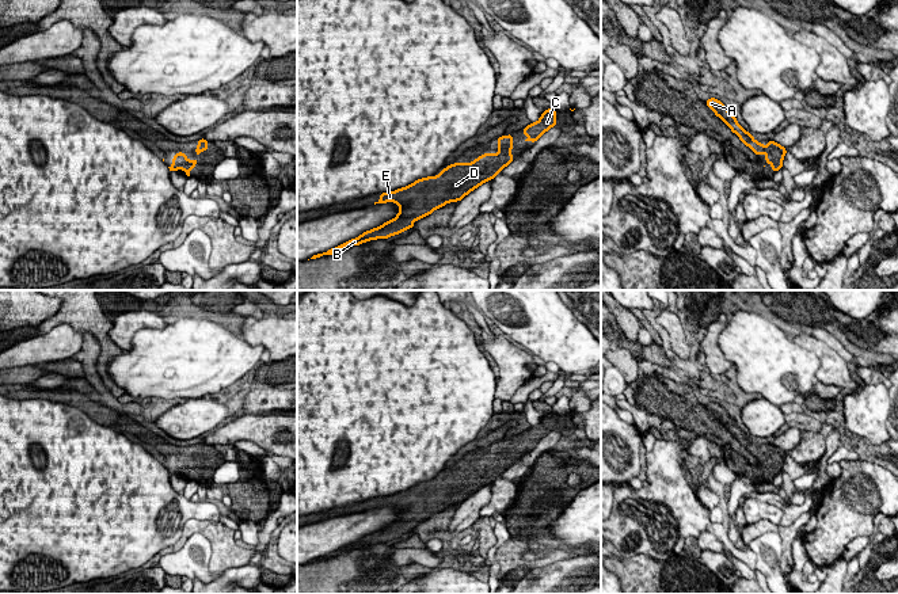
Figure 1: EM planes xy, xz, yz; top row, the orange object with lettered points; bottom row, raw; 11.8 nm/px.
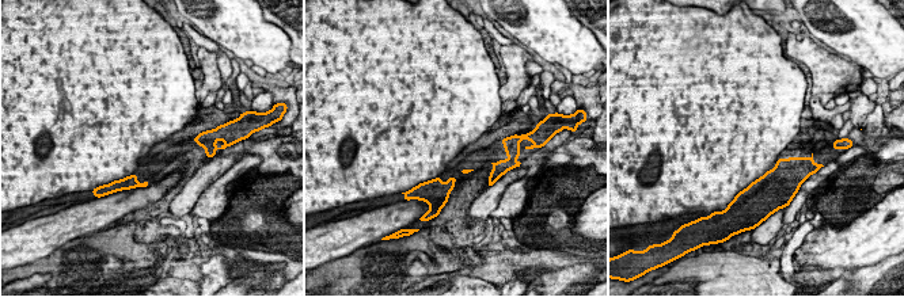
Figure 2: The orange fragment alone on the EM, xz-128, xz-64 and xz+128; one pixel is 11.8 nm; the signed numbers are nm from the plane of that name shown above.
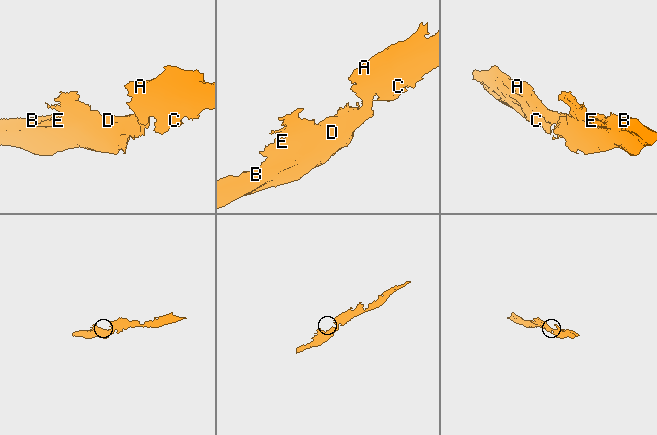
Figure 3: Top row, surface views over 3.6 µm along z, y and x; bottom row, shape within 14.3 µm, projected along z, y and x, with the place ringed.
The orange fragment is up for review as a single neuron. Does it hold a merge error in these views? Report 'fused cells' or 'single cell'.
single cell

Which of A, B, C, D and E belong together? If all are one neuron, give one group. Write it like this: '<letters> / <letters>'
A B C D E

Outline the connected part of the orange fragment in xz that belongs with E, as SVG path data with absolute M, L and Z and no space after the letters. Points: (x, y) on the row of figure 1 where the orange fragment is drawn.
M511 133L498 137L498 149L498 153L483 153L472 163L453 163L441 170L438 176L431 175L418 179L392 193L380 193L380 199L374 205L395 202L400 207L393 220L323 254L313 255L311 259L338 254L345 248L370 240L400 235L403 231L411 229L415 225L415 220L419 221L449 202L460 202L484 182L494 179L514 160L514 156L510 153L513 151Z

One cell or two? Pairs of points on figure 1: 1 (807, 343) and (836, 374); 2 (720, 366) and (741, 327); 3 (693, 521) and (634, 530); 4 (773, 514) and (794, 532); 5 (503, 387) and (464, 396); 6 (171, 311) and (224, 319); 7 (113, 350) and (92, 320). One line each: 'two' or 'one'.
1: one
2: two
3: one
4: two
5: two
6: one
7: one

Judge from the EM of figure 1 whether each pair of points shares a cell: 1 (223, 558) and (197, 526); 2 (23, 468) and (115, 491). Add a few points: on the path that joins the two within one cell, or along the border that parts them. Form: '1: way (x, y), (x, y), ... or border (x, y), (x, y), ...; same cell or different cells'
1: way (223, 548), (206, 529); same cell
2: way (46, 491), (92, 491); same cell

